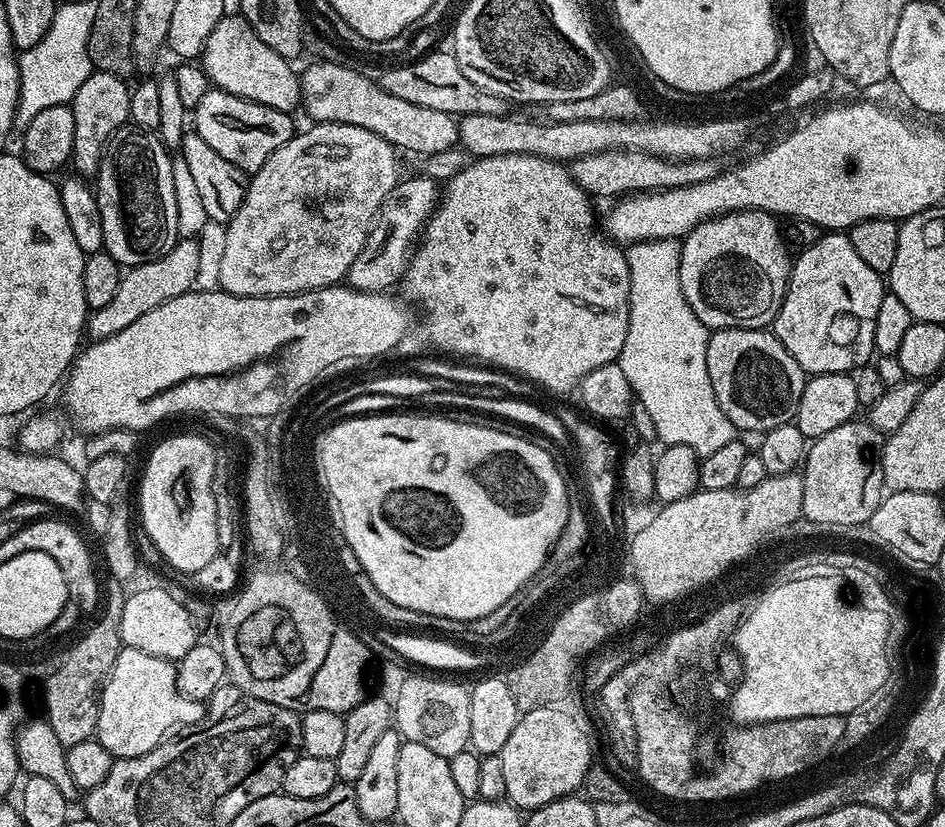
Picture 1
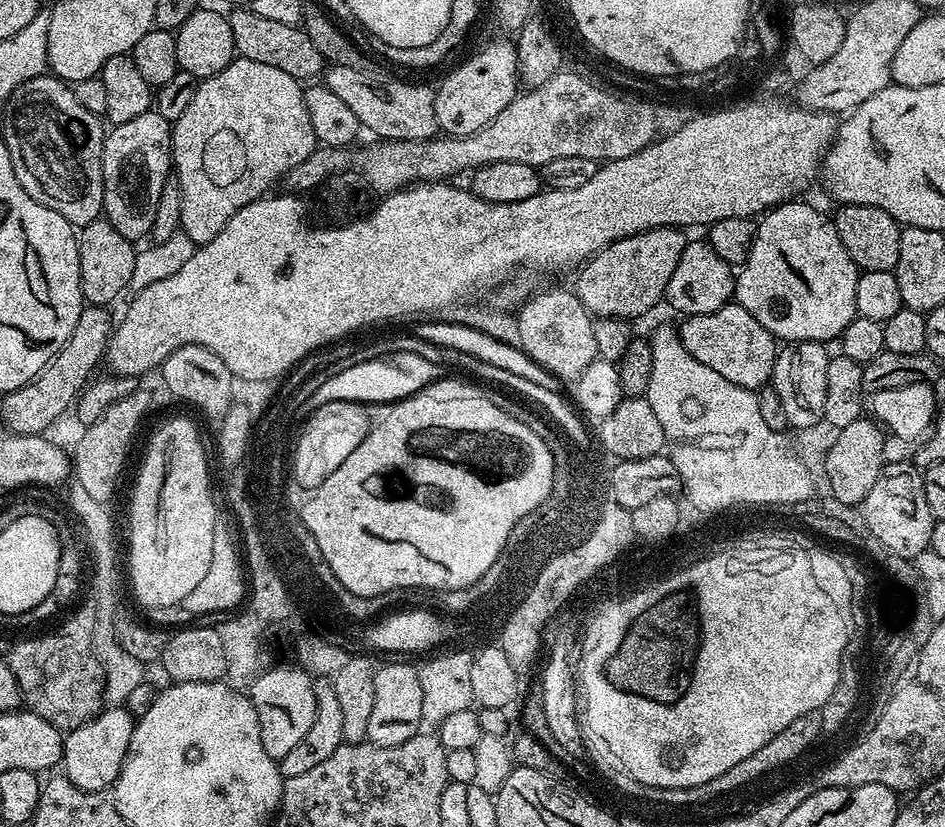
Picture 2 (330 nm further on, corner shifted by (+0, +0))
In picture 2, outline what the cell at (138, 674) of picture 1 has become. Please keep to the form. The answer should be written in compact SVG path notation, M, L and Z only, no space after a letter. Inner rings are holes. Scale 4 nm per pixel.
M105 707L92 720L64 736L63 775L68 776L70 782L78 786L78 790L103 793L104 788L111 789L120 776L122 762L126 758L126 750L135 728L136 720L127 707Z

